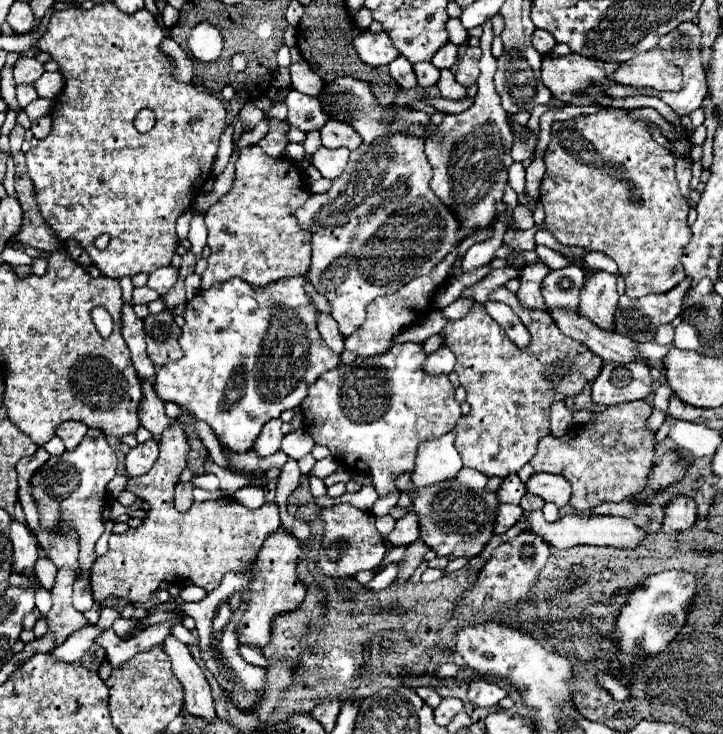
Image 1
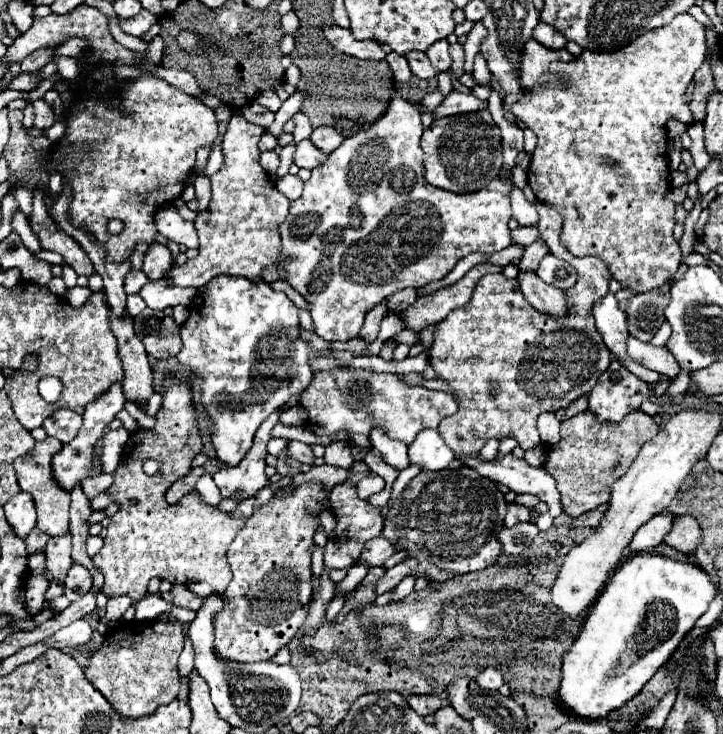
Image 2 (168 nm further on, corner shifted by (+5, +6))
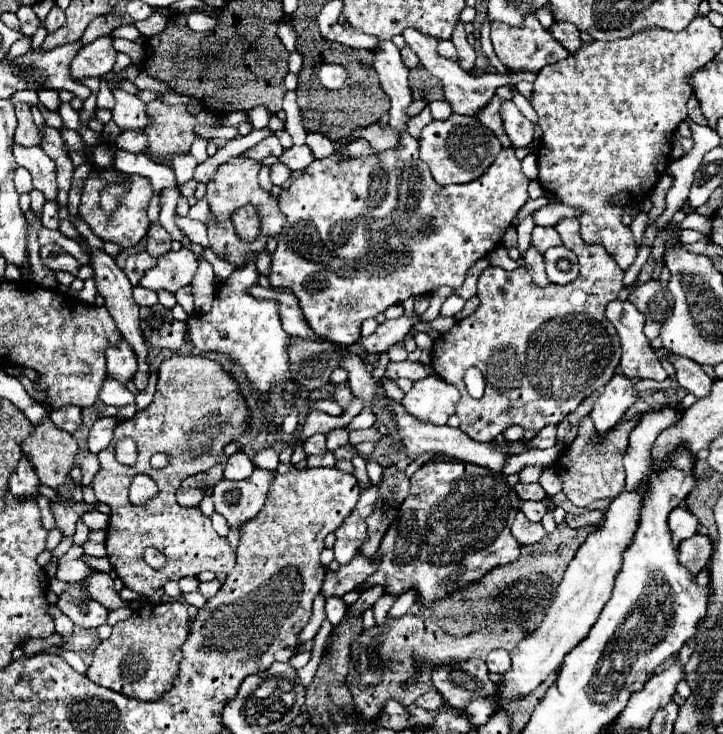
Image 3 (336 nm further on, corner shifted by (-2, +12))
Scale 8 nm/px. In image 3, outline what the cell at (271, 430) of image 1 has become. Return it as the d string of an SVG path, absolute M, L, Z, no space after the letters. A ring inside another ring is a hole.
M254 468L254 474L244 482L220 480L214 486L214 508L222 514L230 528L242 530L264 506L266 492L276 472Z

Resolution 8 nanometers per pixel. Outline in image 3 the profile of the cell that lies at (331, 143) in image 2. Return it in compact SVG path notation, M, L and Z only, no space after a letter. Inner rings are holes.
M308 134L306 146L312 150L312 154L314 154L316 158L326 158L326 156L330 156L330 154L334 152L334 148L336 148L336 144L334 144L332 140L328 140L326 136L322 136L322 134Z

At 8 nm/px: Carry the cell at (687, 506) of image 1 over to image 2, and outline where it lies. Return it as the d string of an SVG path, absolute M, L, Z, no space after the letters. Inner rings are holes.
M681 514L675 516L675 522L671 526L671 530L667 532L665 544L669 544L671 548L689 554L695 552L695 548L701 542L701 532L699 532L699 524L695 518L691 518L689 514Z

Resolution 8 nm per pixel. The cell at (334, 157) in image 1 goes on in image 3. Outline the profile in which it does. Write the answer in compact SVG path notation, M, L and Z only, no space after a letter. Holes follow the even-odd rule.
M292 146L292 148L284 150L284 154L278 160L282 164L286 164L292 172L296 172L296 170L302 172L314 160L314 156L312 156L308 146Z

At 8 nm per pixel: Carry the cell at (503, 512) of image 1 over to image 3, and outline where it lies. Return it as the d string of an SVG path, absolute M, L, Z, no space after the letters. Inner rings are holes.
M522 502L522 508L520 508L528 520L532 522L540 522L544 518L544 514L548 514L548 506L546 502Z

